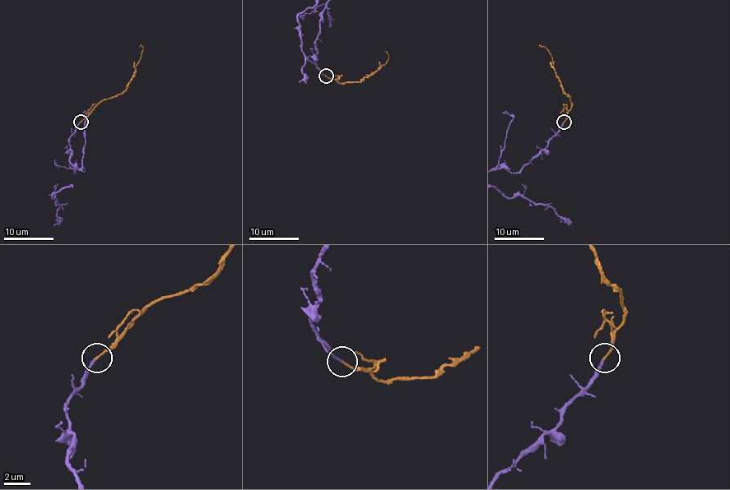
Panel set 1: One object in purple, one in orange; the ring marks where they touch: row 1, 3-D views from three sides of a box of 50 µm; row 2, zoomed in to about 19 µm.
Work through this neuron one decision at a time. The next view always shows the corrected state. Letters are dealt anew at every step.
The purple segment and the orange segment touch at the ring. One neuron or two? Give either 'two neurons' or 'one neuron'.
one neuron

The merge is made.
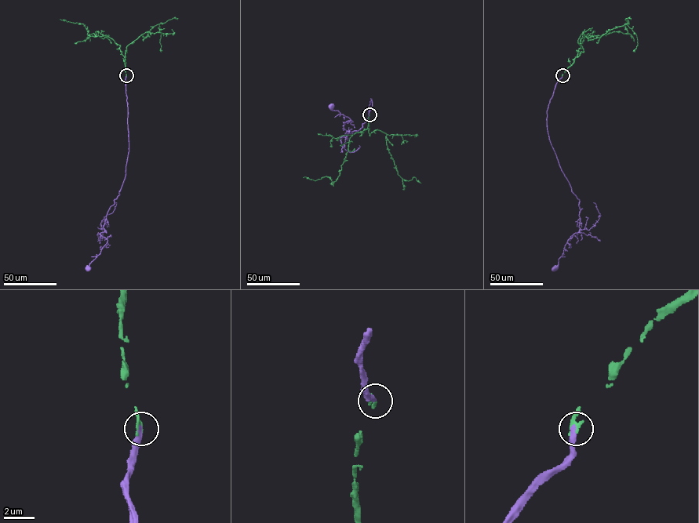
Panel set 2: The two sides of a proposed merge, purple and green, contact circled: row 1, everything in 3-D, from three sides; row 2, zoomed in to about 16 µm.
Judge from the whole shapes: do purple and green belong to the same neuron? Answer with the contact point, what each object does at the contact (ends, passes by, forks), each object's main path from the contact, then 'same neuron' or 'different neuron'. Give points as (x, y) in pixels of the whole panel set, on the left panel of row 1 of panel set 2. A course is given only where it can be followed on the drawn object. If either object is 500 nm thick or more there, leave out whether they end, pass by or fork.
(126, 75) | purple ends | green ends | purple via (126, 75), (129, 151), (125, 175), (119, 194), (108, 211), (104, 231), (100, 234), (107, 243), (88, 267) | green via (126, 75), (126, 46), (143, 34), (143, 40), (158, 24), (161, 52) | same neuron

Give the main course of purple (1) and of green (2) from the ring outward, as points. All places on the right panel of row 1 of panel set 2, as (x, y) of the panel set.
1: (562, 75), (547, 112), (547, 130), (561, 170), (579, 200), (580, 219), (579, 231), (567, 241), (555, 267)
2: (562, 75), (584, 52), (577, 41), (583, 34), (593, 40), (626, 24), (636, 36), (635, 52)

